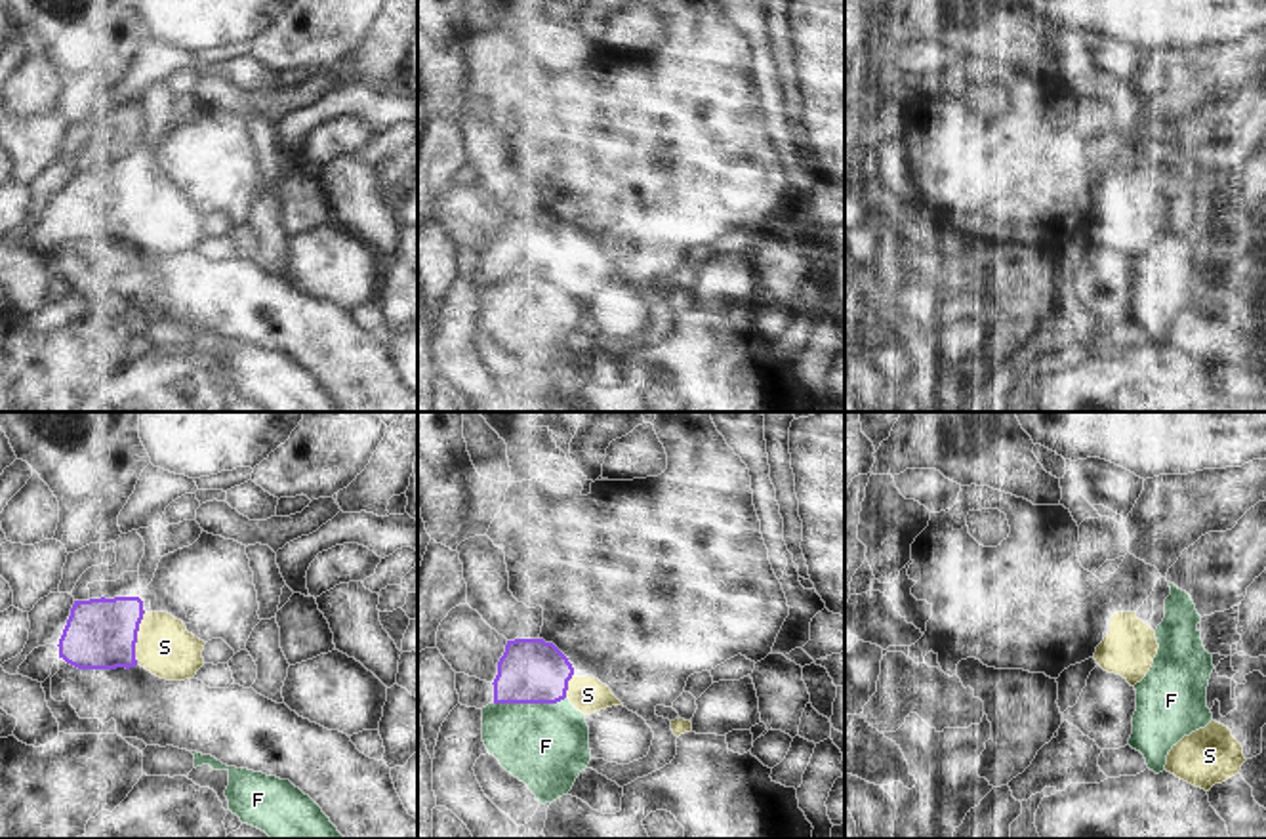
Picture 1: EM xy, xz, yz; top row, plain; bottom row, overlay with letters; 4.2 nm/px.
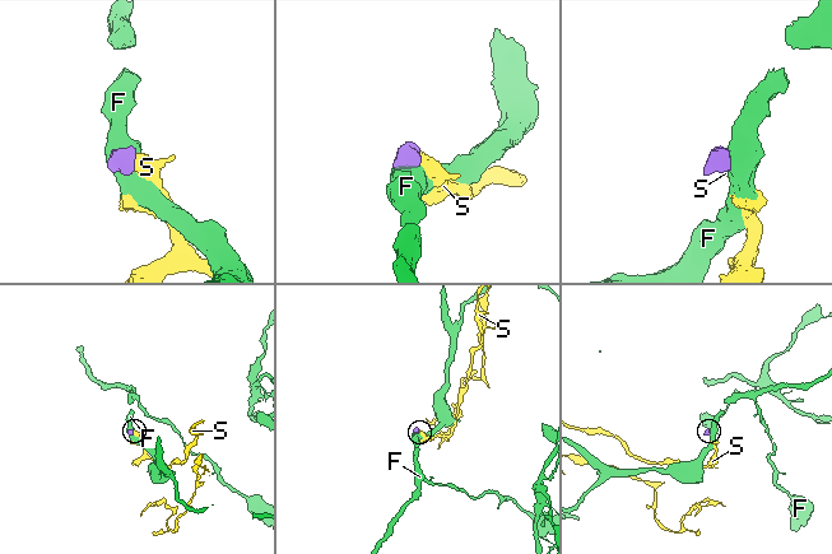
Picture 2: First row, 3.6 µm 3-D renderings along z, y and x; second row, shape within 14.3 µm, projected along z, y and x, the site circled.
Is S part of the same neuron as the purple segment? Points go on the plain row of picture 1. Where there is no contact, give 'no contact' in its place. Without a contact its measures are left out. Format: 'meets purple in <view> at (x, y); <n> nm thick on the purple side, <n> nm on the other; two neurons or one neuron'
meets purple in xy at (136, 212); 300 nm thick on the purple side, 240 nm on the other; one neuron

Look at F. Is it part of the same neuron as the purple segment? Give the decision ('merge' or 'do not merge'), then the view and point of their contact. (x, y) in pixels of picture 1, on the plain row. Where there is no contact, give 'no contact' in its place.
do not merge; contact xz (529, 275)

